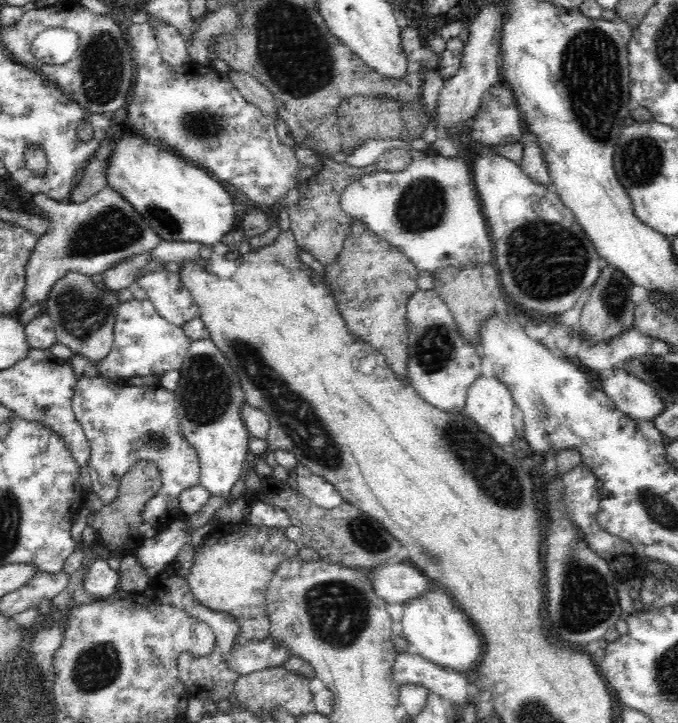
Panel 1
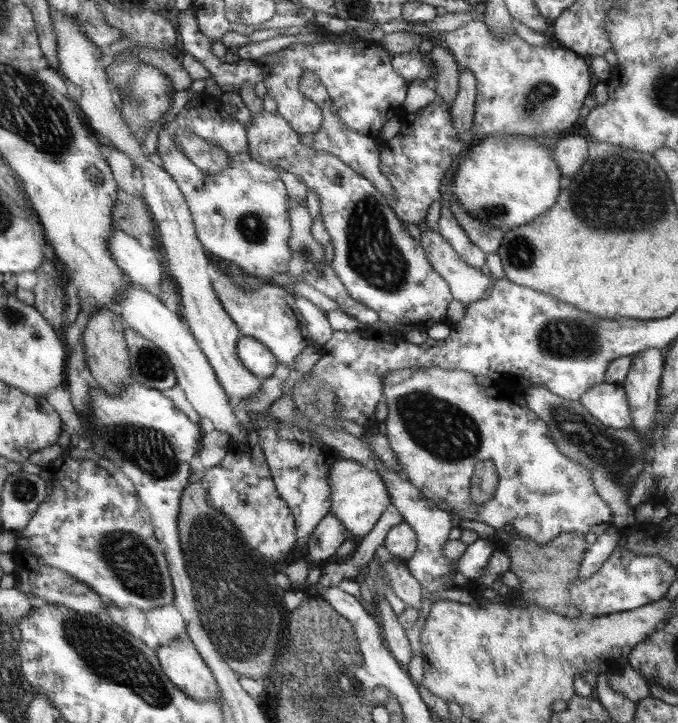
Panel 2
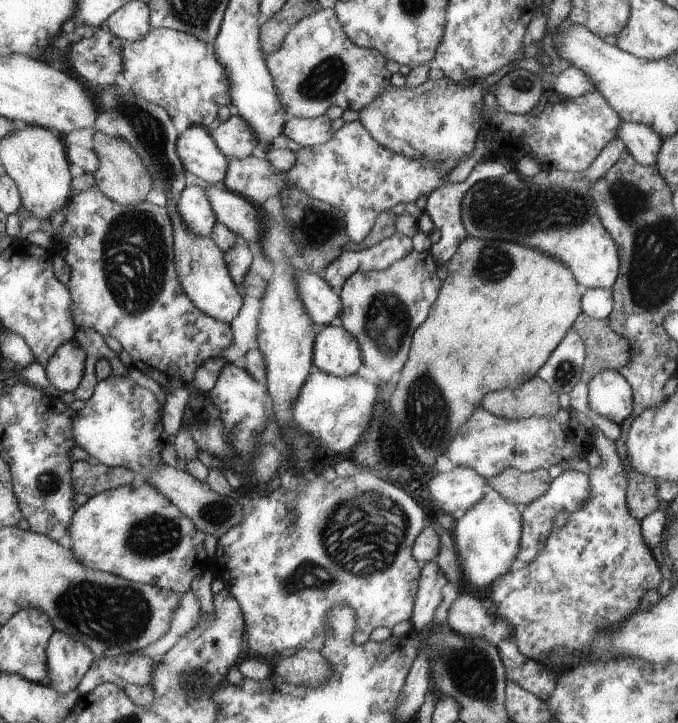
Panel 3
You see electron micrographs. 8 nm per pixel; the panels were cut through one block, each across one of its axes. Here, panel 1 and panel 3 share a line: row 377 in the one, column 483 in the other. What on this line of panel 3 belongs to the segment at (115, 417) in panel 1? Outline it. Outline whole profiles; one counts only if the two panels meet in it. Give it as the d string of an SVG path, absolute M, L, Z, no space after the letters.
M443 77L428 79L416 88L390 85L372 104L360 110L359 121L390 152L410 160L426 158L432 166L446 164L450 173L472 154L478 130L485 120L484 116L477 116L485 107L484 92L489 92L485 79L458 83Z

